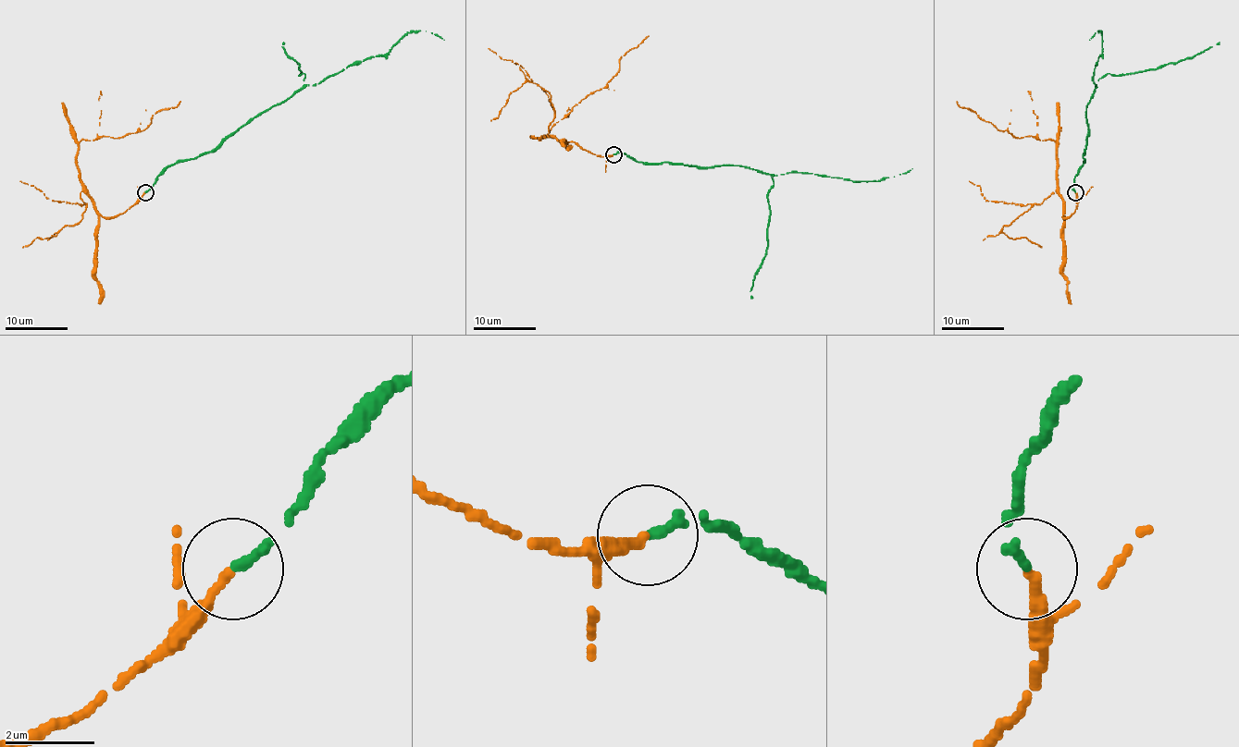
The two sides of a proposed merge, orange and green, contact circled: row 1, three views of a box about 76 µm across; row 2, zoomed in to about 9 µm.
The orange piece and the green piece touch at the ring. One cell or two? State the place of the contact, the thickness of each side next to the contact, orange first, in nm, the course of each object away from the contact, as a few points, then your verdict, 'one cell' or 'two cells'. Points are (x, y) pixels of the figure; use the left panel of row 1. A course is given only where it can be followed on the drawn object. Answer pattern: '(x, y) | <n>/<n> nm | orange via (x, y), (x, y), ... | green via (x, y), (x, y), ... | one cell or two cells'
(145, 192) | 260/240 nm | orange via (143, 191), (130, 207), (103, 216), (80, 179), (78, 144), (143, 130), (152, 116), (179, 101) | green via (145, 191), (169, 166), (213, 153), (237, 128), (307, 85), (386, 54), (406, 33), (420, 30), (444, 39) | one cell

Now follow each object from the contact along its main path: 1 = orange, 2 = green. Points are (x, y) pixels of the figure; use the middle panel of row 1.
1: (612, 154), (598, 156), (571, 142), (544, 136), (588, 95), (606, 86), (618, 71), (620, 57), (648, 35)
2: (613, 154), (854, 181), (912, 169)

